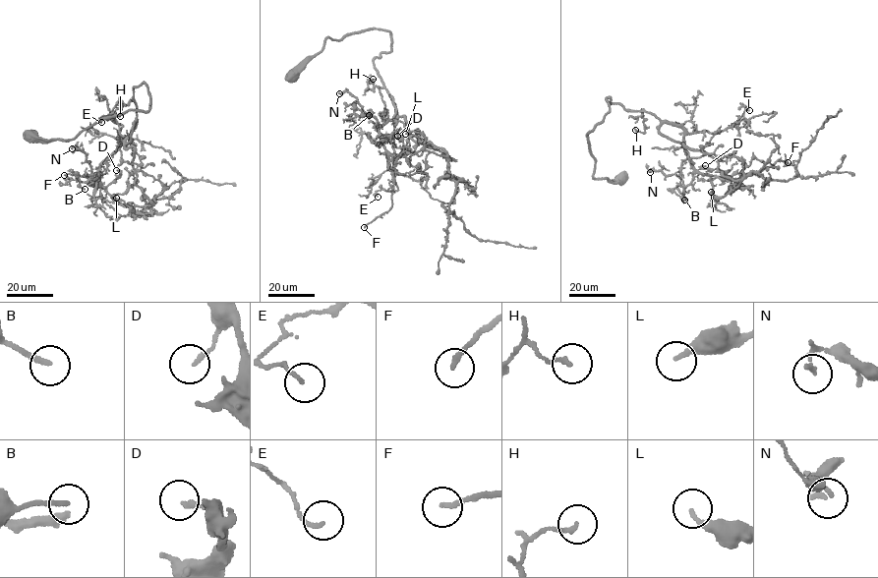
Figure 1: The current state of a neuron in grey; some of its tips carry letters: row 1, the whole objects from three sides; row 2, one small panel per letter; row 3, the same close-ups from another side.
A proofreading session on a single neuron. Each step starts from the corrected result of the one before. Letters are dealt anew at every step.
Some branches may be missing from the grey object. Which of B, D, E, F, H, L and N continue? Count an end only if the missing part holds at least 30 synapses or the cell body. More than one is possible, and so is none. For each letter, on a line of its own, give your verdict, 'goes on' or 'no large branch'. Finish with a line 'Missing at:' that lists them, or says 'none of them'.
B: goes on
D: no large branch
E: no large branch
F: no large branch
H: no large branch
L: no large branch
N: no large branch
Missing at: B

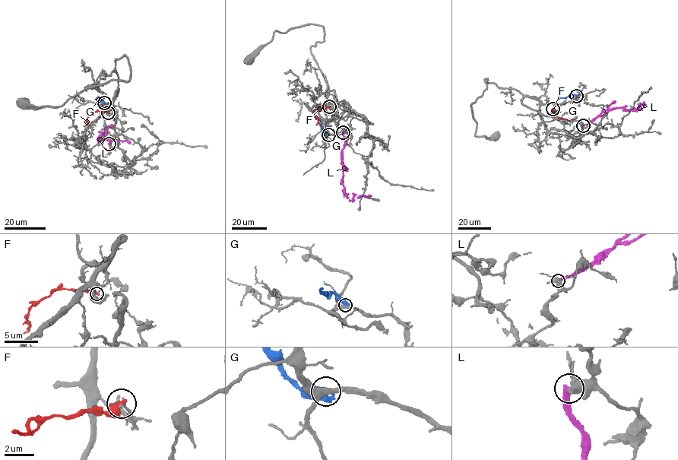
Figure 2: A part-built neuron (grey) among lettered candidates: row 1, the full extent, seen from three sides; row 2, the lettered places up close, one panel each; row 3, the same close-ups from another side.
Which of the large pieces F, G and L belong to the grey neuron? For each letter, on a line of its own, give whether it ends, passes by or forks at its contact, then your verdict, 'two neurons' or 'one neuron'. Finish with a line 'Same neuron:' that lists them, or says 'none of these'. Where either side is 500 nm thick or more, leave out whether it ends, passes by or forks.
F: it ends; two neurons
G: two neurons
L: it ends; two neurons
Same neuron: none of these

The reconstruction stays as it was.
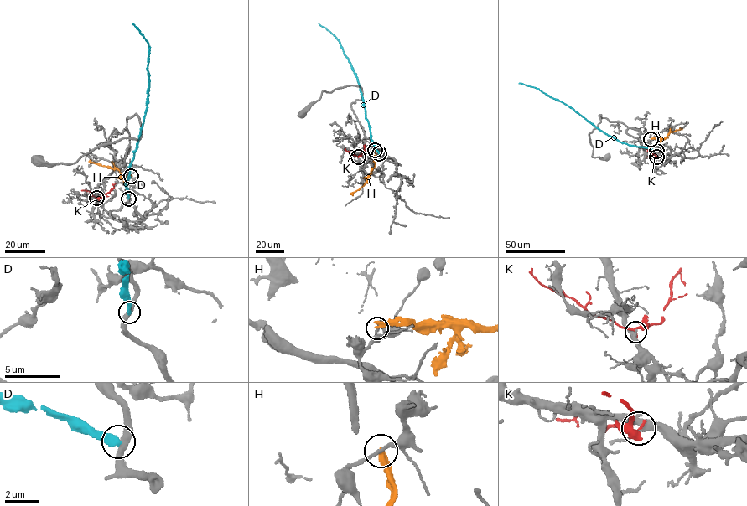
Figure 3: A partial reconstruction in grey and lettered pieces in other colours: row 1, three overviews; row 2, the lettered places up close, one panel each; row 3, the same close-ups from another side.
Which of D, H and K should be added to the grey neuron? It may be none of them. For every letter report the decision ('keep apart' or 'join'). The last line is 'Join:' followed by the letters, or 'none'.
D: keep apart
H: keep apart
K: keep apart
Join: none

